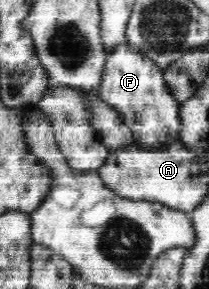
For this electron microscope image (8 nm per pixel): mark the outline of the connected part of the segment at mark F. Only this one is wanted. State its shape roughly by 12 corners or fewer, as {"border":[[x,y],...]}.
{"border":[[127,44],[98,91],[151,152],[180,141],[164,68]]}

